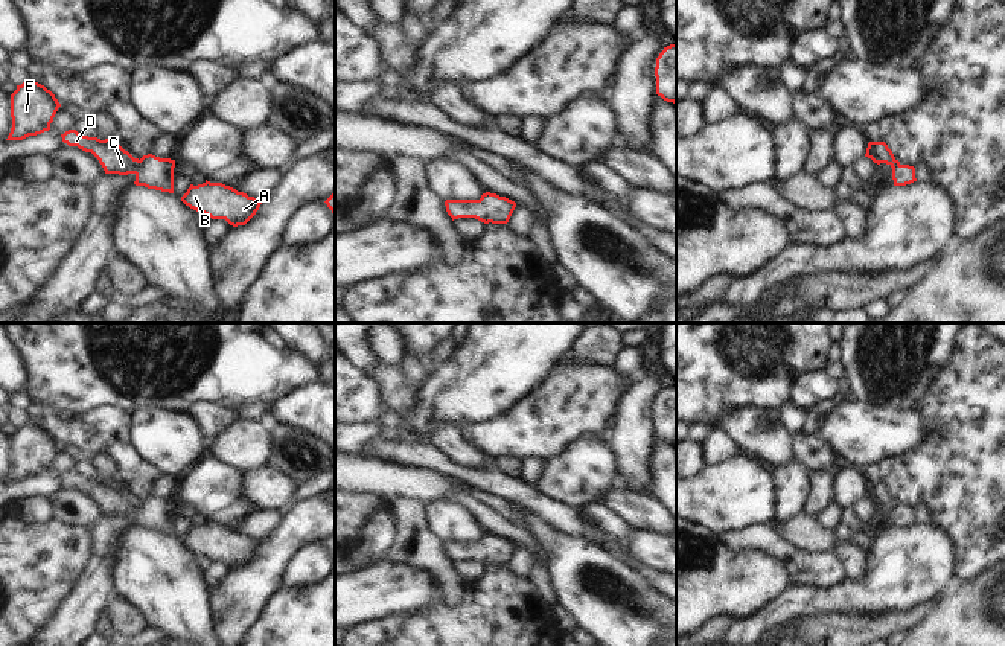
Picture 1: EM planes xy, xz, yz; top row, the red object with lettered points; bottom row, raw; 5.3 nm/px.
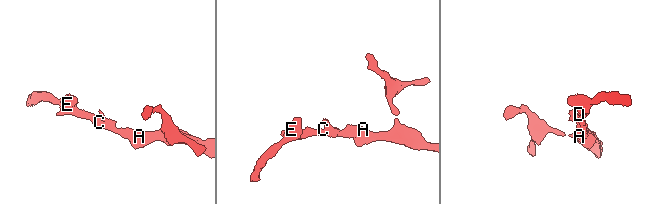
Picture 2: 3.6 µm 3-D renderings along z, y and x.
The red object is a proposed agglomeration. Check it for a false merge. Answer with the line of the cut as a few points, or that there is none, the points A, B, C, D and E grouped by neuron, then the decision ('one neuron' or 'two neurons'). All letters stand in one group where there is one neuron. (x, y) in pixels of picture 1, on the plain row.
no cut | A B C D E | one neuron

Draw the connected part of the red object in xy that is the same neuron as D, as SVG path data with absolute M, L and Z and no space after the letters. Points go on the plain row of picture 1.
M69 471L61 478L69 488L78 488L85 494L91 494L102 506L105 515L134 515L136 527L174 535L175 501L160 500L152 495L139 501L110 480L88 478L76 471Z

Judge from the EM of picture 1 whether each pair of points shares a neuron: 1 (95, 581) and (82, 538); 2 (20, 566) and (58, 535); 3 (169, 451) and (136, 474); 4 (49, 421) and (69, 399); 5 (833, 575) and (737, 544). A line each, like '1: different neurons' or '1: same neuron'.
1: different neurons
2: same neuron
3: different neurons
4: different neurons
5: same neuron

